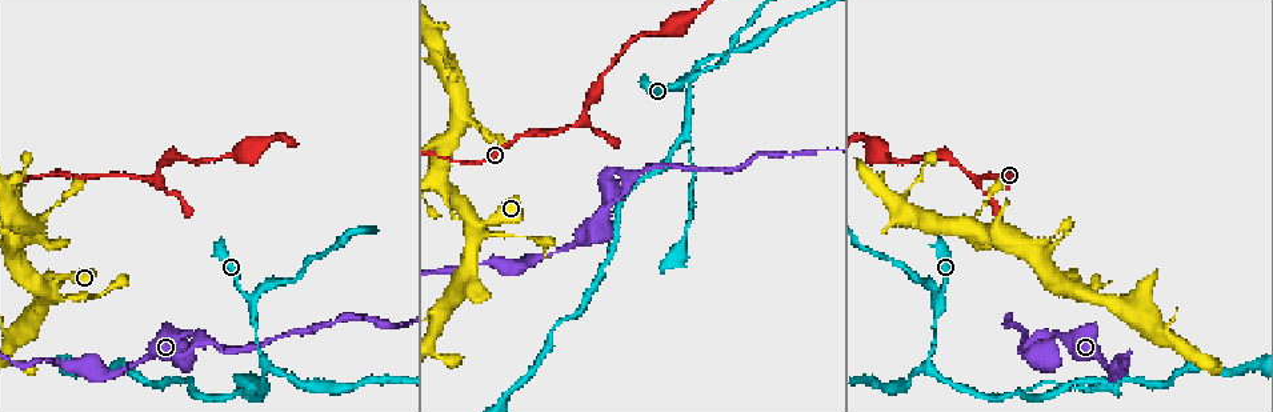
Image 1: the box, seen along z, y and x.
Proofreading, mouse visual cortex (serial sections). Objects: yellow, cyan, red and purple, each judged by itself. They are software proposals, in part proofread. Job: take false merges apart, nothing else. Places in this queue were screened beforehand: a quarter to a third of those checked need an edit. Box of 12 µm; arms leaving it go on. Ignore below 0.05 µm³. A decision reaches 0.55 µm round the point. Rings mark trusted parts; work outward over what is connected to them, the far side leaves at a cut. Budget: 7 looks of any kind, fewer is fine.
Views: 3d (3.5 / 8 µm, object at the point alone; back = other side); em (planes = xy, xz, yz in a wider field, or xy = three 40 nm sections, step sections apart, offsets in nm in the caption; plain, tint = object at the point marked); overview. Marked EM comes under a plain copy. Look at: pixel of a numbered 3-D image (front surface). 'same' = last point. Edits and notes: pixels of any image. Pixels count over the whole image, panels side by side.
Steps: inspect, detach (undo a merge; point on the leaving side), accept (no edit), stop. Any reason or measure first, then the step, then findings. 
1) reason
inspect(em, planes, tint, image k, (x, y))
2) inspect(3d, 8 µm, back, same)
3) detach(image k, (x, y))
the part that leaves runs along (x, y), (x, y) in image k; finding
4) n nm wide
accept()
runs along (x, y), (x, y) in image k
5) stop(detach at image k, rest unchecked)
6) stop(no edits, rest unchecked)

three arms meet
inspect(3d, 3.5 µm, image 1, (188, 333))

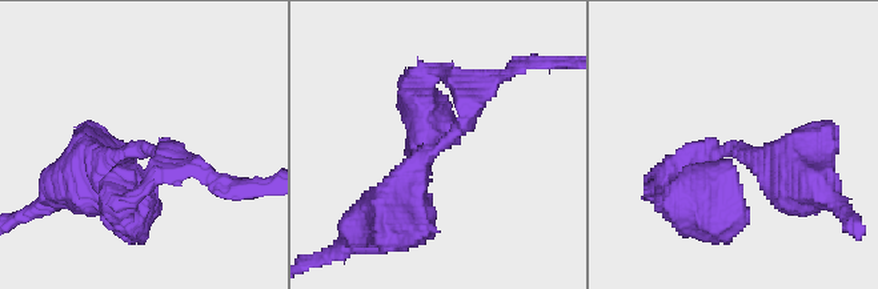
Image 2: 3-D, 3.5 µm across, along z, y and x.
inspect(em, xy, step 3, tint, image 2, (145, 147))

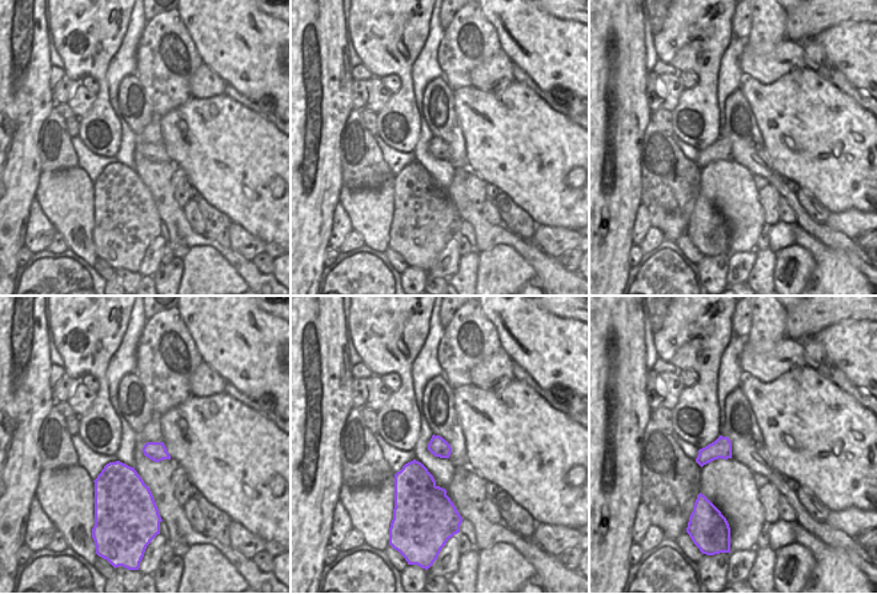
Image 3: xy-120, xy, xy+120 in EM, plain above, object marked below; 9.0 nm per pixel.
3 arms; arms of 300, 500, 500 nm
accept()
runs along (397, 208), (417, 164), (496, 79) in image 2; one cell here

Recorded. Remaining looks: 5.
inspect(3d, 8 µm, image 1, (1046, 260))

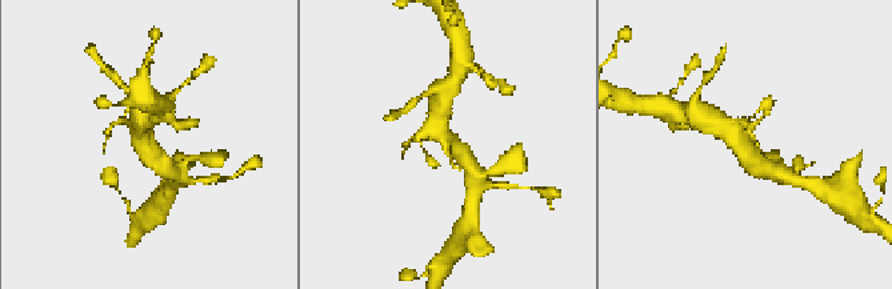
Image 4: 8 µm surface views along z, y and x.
inspect(3d, 3.5 µm, image 4, (447, 139))

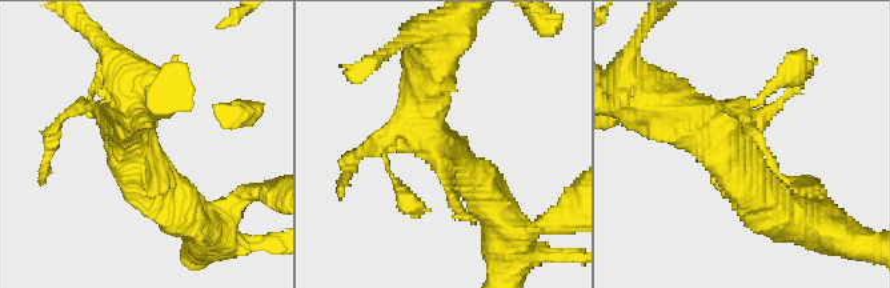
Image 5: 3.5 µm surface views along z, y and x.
accept()
runs along (774, 211), (734, 166), (798, 84) in image 5; one cell here

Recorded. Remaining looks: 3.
two arms in line, one across
inspect(3d, 3.5 µm, image 1, (939, 298))

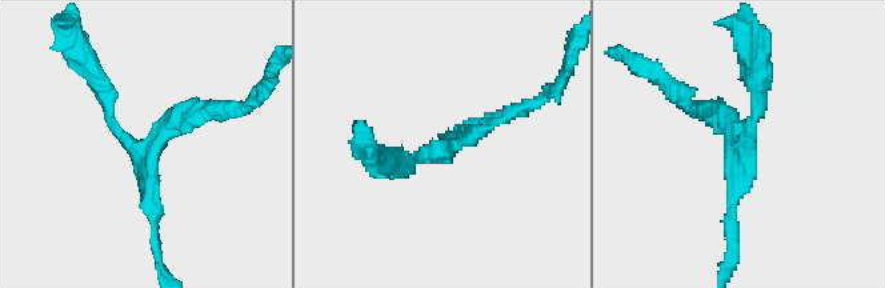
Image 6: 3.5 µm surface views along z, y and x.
arms of 150, 200, 200 nm
detach(image 6, (711, 116))
the part that leaves runs along (732, 136), (680, 95) in image 6; a second cell is stuck on

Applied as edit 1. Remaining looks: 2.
stop(detach at image 6, rest unchecked)

